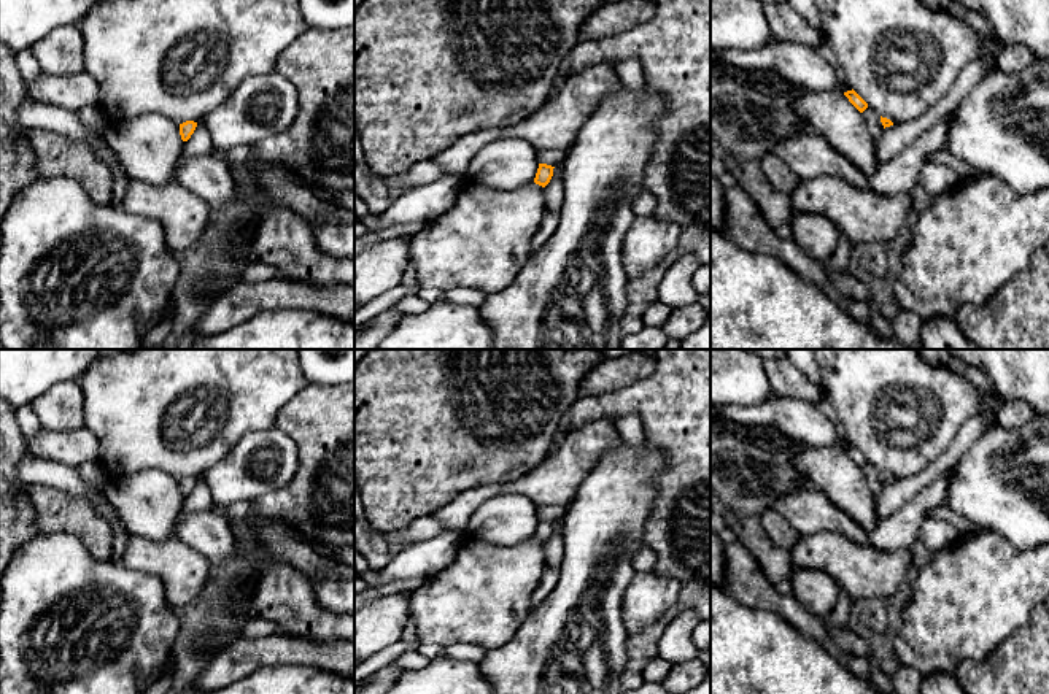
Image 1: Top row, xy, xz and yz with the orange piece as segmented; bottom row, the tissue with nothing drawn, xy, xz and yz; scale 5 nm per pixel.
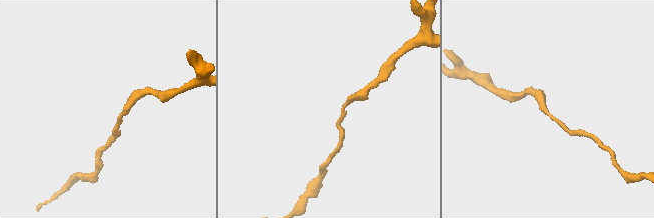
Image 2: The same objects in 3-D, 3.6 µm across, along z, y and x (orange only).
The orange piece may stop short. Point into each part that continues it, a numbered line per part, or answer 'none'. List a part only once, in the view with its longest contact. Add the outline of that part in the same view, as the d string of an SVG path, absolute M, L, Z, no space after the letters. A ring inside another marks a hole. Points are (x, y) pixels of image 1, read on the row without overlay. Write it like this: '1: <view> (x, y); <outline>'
none

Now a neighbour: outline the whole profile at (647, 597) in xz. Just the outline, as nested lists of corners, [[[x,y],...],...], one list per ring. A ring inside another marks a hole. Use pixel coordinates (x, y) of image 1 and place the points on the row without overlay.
[[[653,572],[636,576],[621,599],[621,618],[628,634],[639,634],[668,613],[680,596],[680,584]]]

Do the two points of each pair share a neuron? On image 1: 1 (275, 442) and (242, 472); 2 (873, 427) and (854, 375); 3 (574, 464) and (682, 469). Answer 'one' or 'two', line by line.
1: one
2: one
3: two

